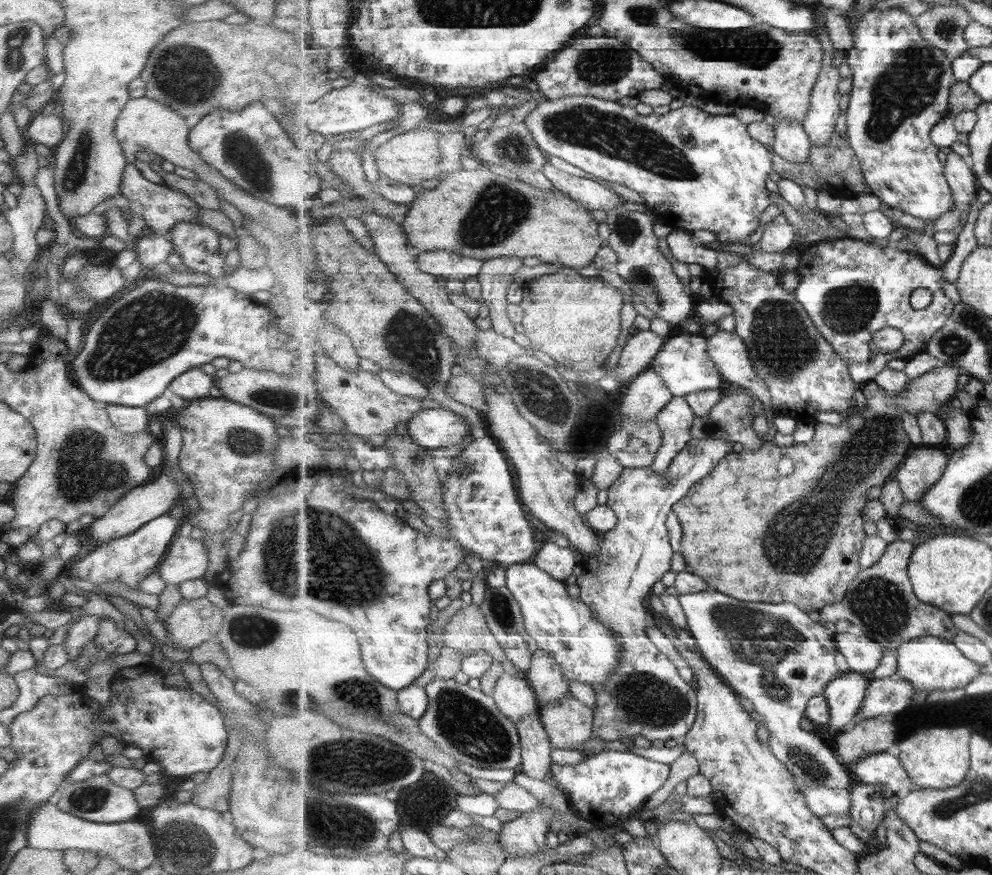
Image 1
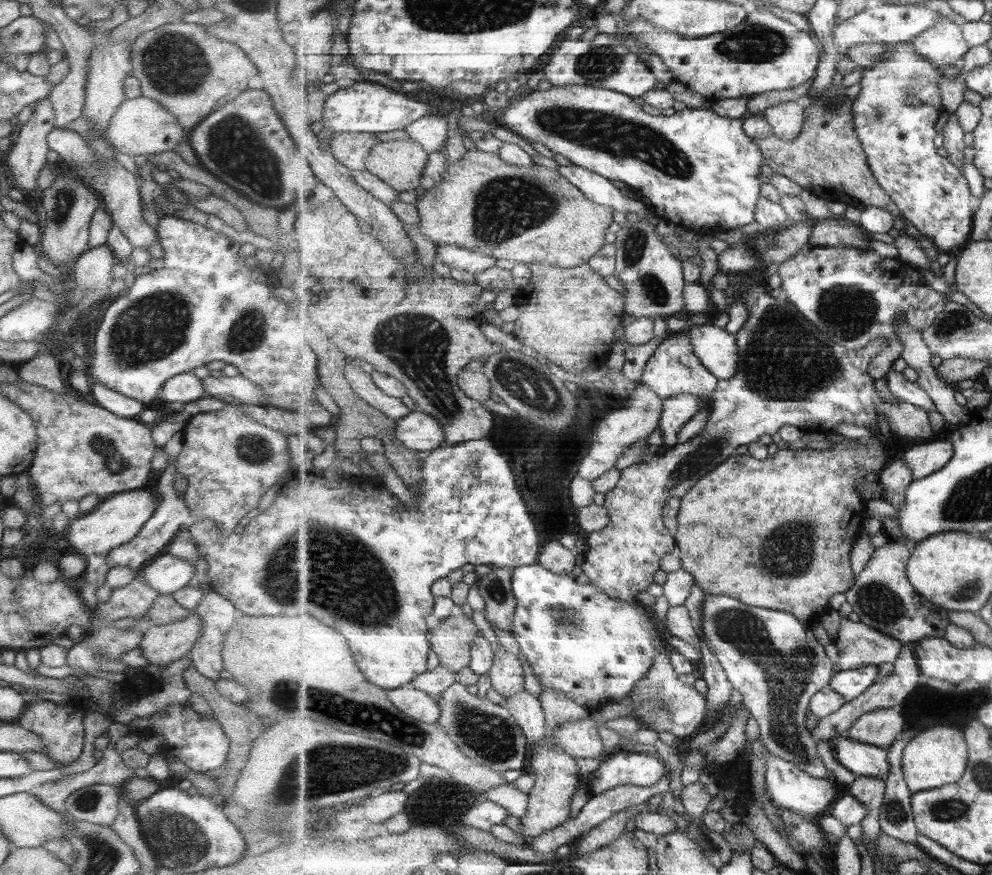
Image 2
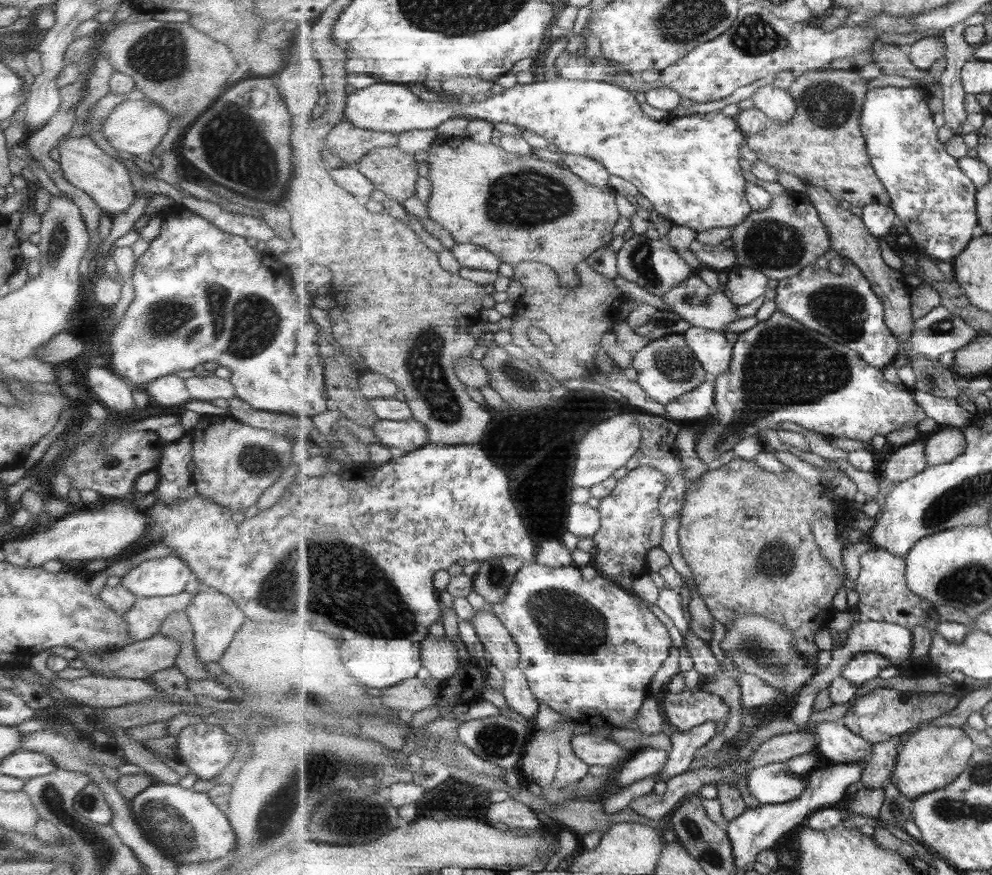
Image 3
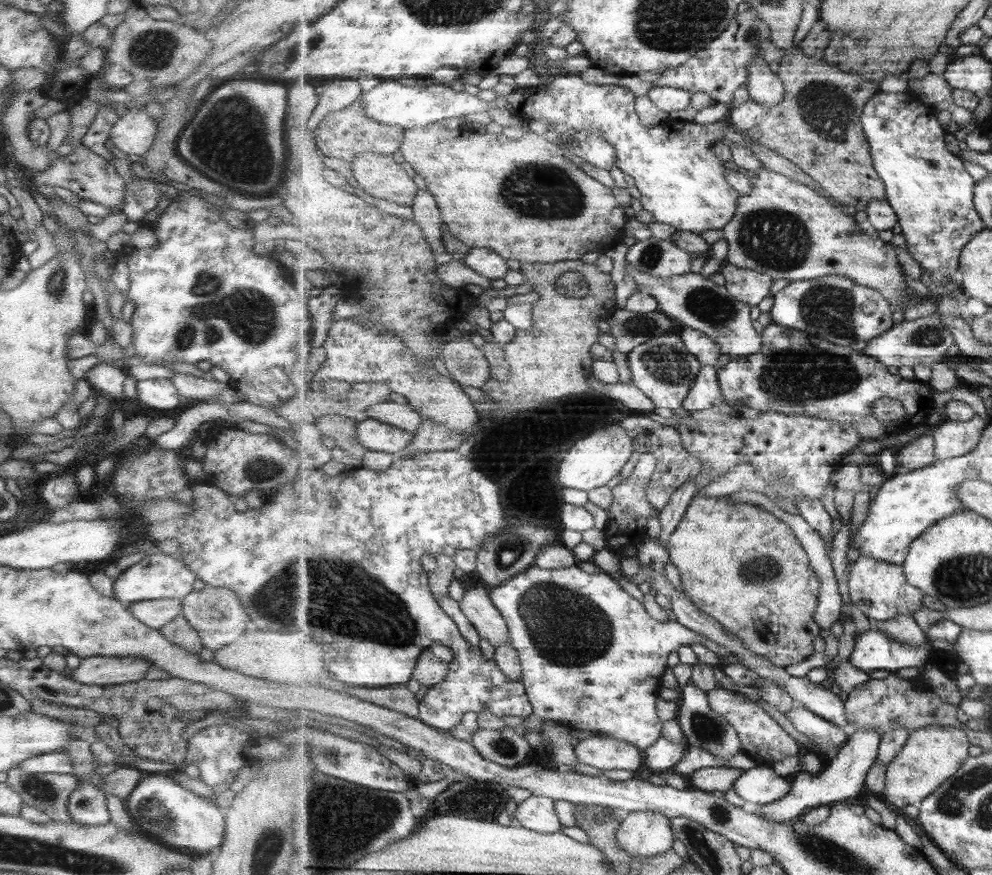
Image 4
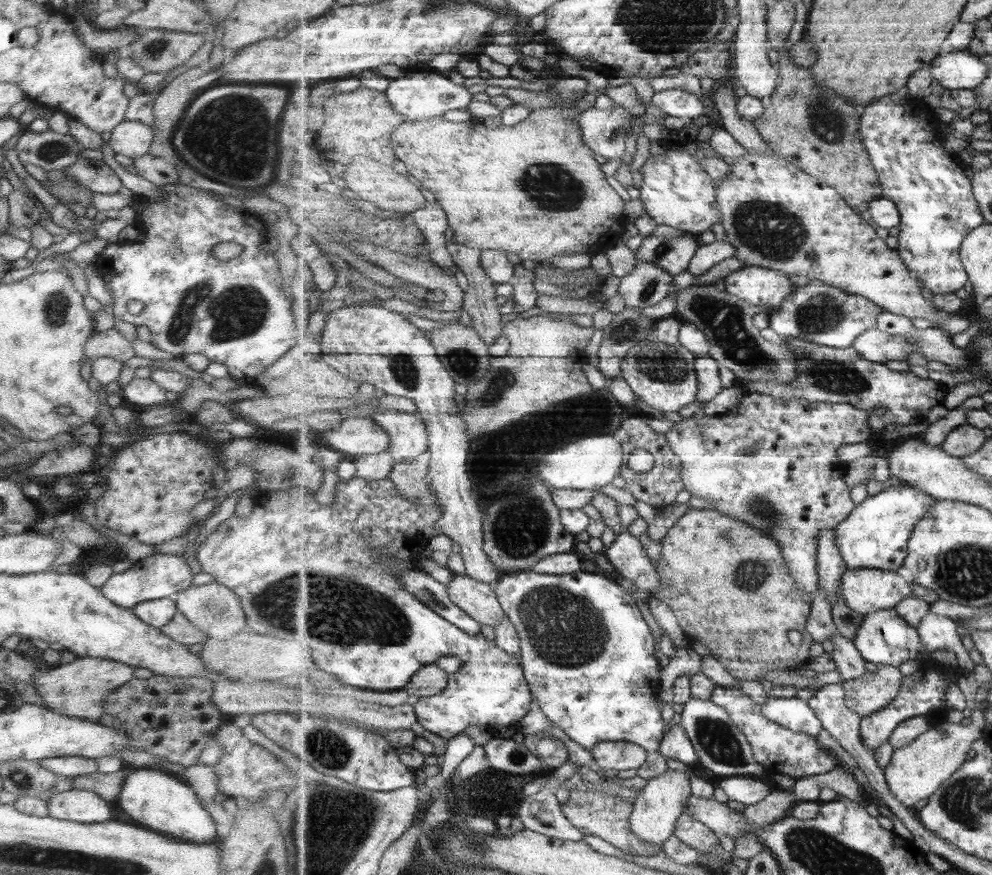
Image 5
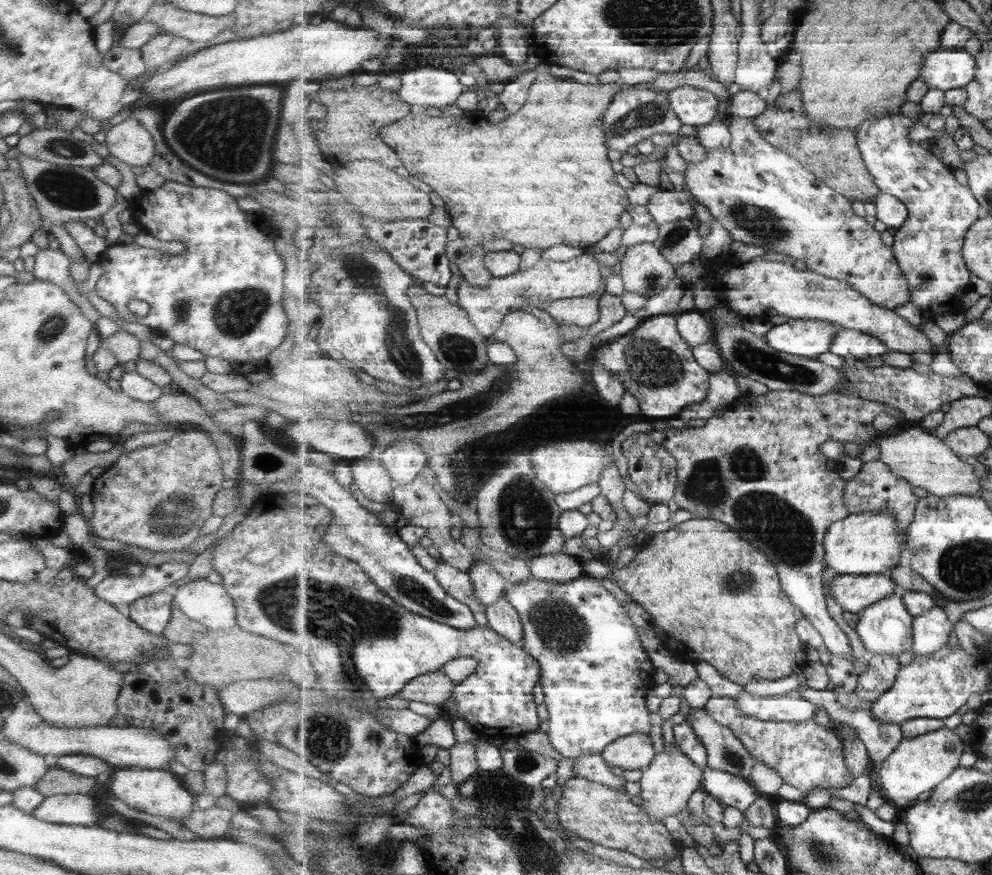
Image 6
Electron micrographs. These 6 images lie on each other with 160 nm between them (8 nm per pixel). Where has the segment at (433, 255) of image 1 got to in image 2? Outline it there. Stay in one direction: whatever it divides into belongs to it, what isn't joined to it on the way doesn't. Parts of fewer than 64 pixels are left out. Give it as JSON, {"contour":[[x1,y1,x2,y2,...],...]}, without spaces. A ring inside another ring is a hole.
{"contour":[[441,245,438,247,437,256,450,269,459,268,472,272,474,275,482,273,497,264,497,259,479,251,471,251,457,246]]}

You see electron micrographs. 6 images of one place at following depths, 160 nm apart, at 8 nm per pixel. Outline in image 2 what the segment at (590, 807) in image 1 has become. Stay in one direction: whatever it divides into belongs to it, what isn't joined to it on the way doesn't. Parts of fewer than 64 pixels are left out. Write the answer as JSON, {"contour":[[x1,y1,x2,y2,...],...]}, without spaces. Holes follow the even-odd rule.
{"contour":[[617,750,603,757,598,768,582,776,592,796,616,786,655,786,665,774,667,764,645,753]]}

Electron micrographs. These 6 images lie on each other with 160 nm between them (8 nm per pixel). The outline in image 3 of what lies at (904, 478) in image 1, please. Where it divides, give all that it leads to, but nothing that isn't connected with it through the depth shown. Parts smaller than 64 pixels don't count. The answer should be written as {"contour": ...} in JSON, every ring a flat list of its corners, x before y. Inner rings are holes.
{"contour":[[949,427,924,439,929,466,951,463,967,450,967,439,960,427]]}

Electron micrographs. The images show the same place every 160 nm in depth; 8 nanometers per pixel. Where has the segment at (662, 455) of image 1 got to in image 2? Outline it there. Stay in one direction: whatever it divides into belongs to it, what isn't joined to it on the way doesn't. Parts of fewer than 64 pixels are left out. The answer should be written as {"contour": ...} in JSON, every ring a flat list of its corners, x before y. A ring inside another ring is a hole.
{"contour":[[681,394,663,401,660,429,665,435,665,449,671,451,679,444,679,432,700,411,701,397]]}

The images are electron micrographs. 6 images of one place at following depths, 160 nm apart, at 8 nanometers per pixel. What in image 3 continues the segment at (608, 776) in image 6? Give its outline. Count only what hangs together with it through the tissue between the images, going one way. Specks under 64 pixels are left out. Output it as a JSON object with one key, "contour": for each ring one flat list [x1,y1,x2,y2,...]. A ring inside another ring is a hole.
{"contour":[[511,798,490,803,484,817,485,822,491,826,502,822,510,829,533,831,539,830,545,825,540,818,537,818,537,811,533,811,530,806]]}

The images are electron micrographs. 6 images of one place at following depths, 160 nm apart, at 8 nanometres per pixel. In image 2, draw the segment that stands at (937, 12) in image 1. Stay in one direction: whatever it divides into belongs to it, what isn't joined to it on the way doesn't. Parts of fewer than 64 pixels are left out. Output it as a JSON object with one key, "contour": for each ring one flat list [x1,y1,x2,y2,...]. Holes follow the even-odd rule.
{"contour":[[945,16,917,36,913,44,919,54,940,67,963,60,971,47,964,38,962,26]]}

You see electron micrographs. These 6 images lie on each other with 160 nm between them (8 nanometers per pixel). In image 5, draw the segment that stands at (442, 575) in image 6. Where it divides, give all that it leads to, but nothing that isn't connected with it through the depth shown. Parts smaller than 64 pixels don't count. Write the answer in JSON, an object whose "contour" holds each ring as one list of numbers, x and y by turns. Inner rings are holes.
{"contour":[[453,574,451,582,447,584,447,590,455,604,462,607,481,624,491,626,494,630,506,612,493,591,493,588,485,582,471,578,471,576]]}

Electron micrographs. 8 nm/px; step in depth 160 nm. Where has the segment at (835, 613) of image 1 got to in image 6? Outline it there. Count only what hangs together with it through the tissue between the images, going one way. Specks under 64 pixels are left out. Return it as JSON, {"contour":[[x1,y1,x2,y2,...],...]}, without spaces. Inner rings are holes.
{"contour":[[845,574,838,575,831,581,830,593,846,611,861,614,868,606,891,598,900,591,900,587,889,575]]}

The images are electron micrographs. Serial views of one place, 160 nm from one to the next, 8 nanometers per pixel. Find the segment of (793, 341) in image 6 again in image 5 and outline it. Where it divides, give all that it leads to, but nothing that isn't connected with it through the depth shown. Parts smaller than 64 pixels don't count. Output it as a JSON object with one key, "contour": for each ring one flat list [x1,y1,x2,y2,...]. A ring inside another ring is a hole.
{"contour":[[810,281,808,285,799,287,787,301,770,313,770,328,782,338,791,337,838,349,849,348,855,344,861,334,876,328,876,320,883,311,882,306,876,305,868,298,848,293,823,281]]}

